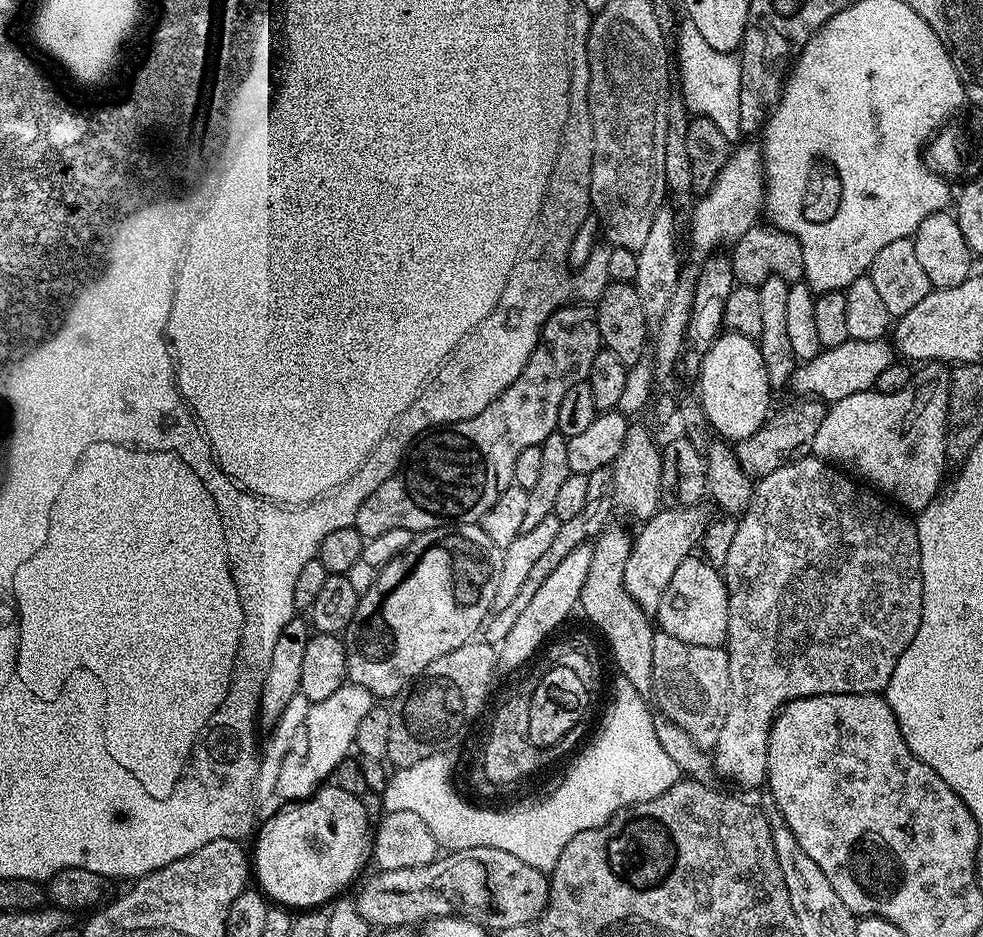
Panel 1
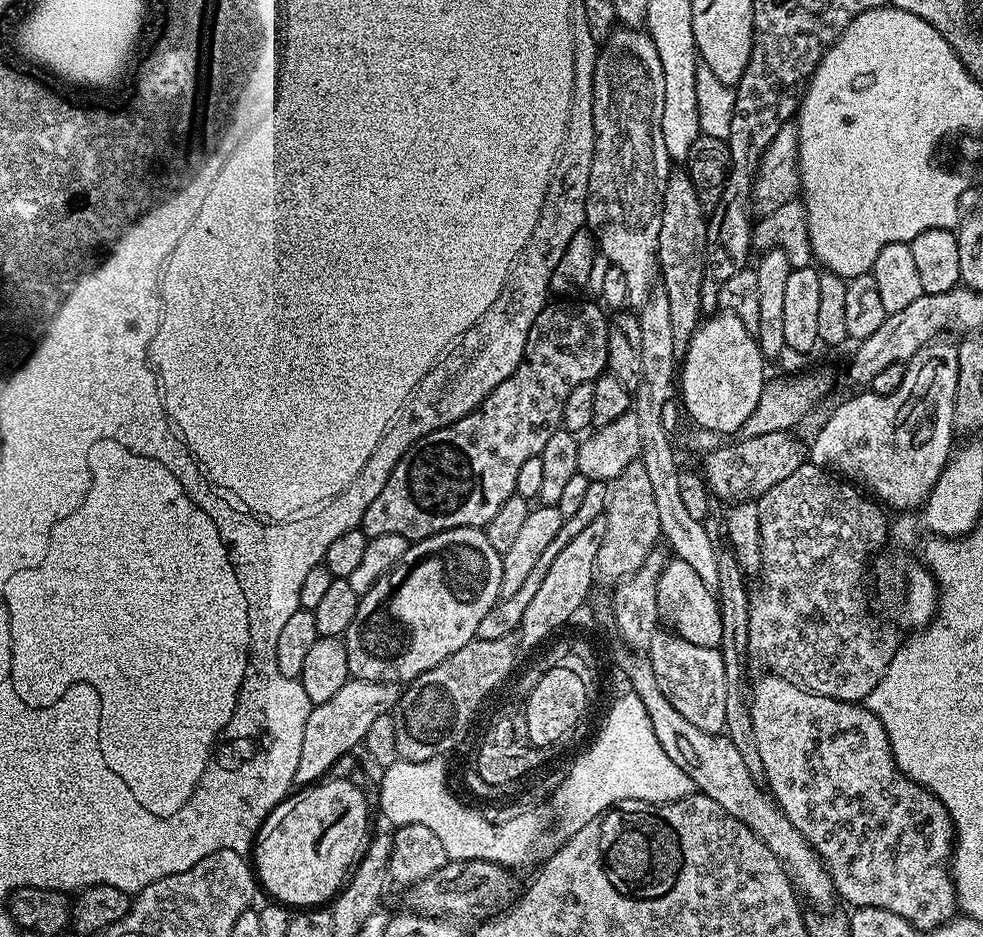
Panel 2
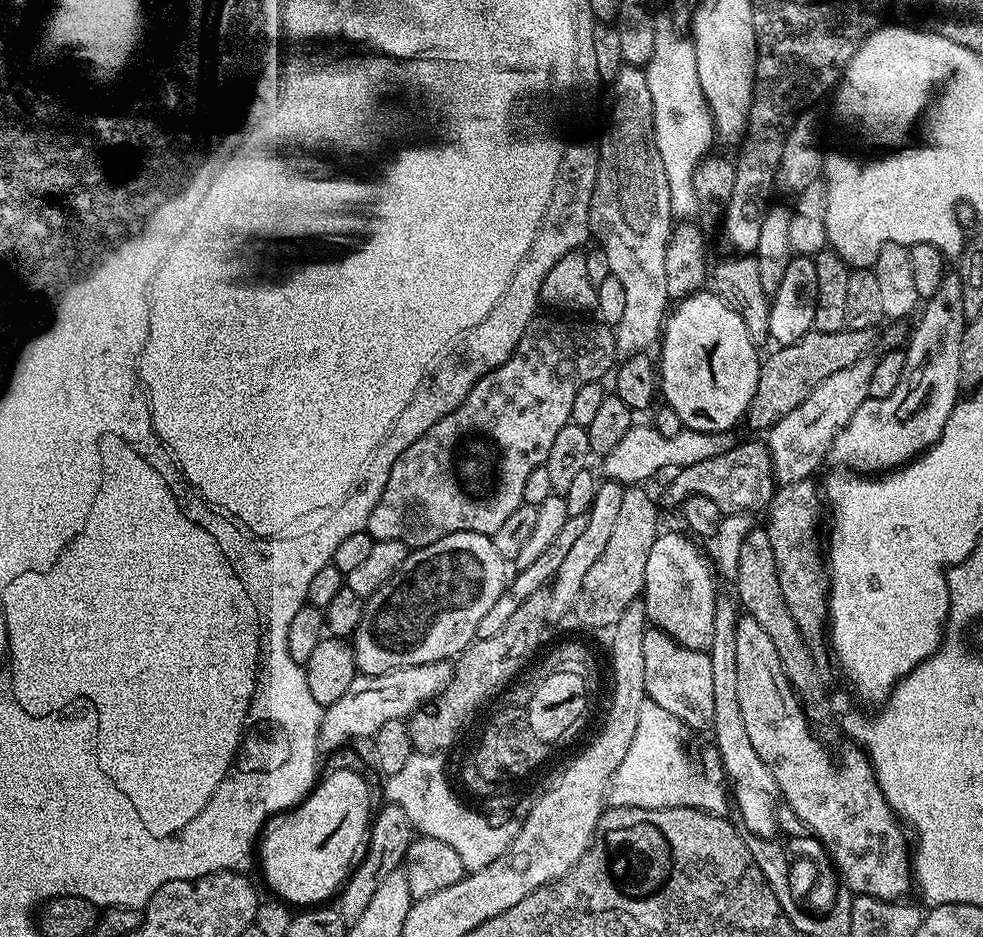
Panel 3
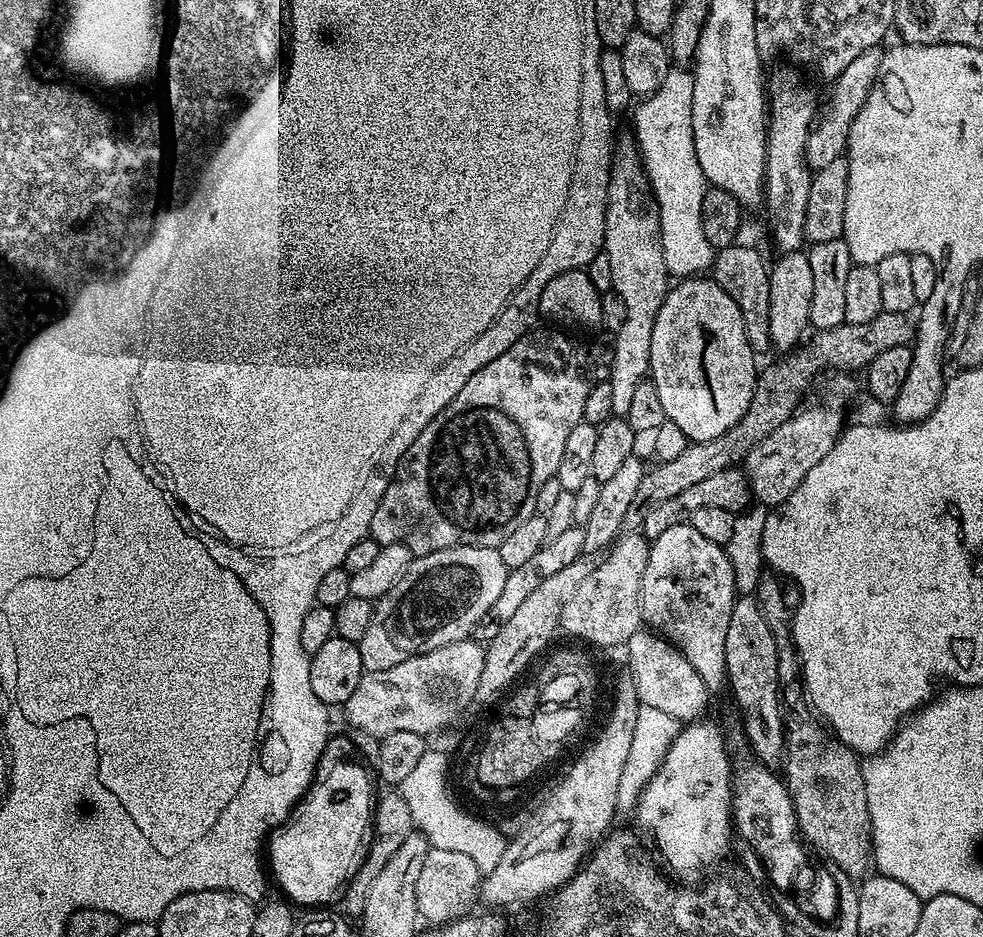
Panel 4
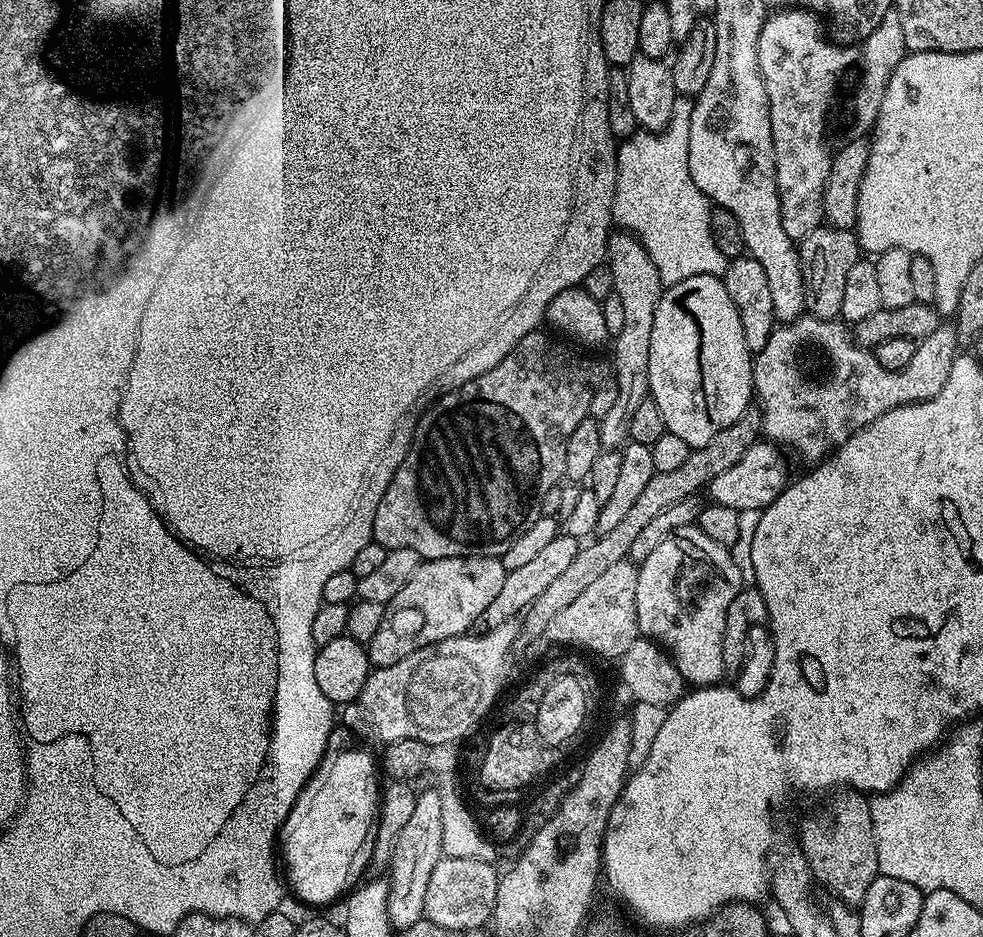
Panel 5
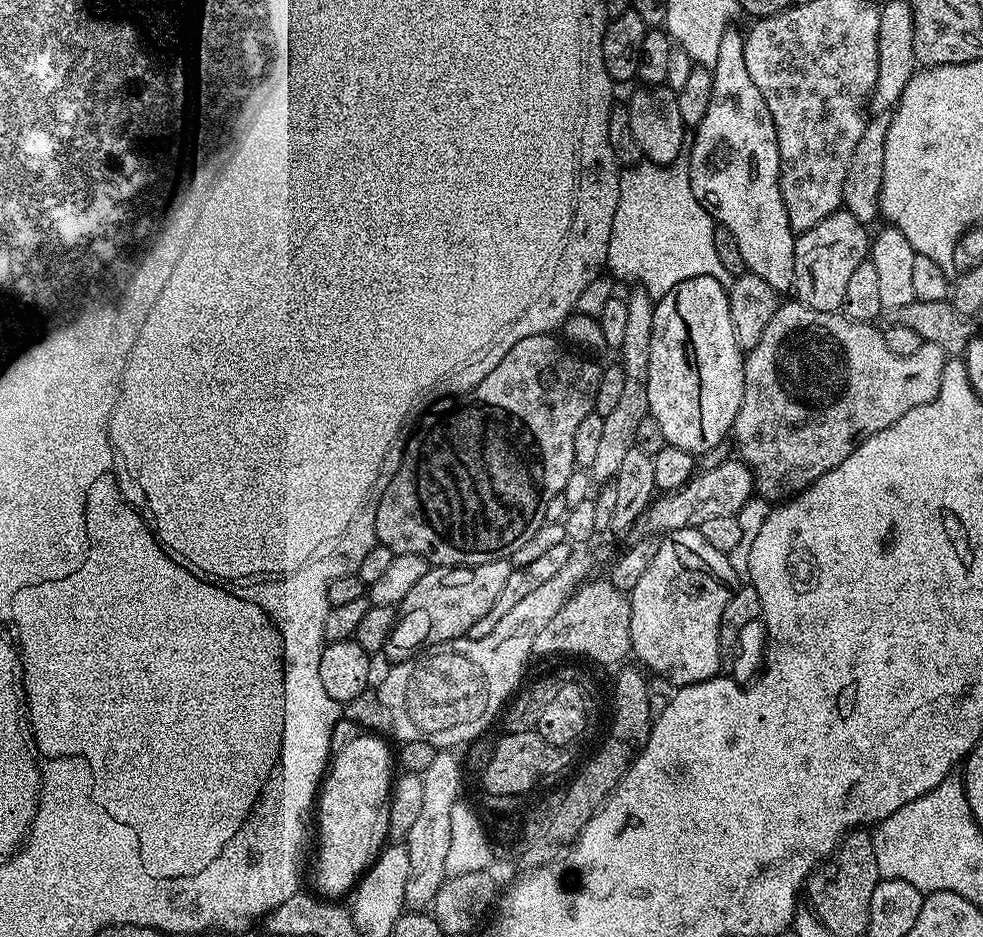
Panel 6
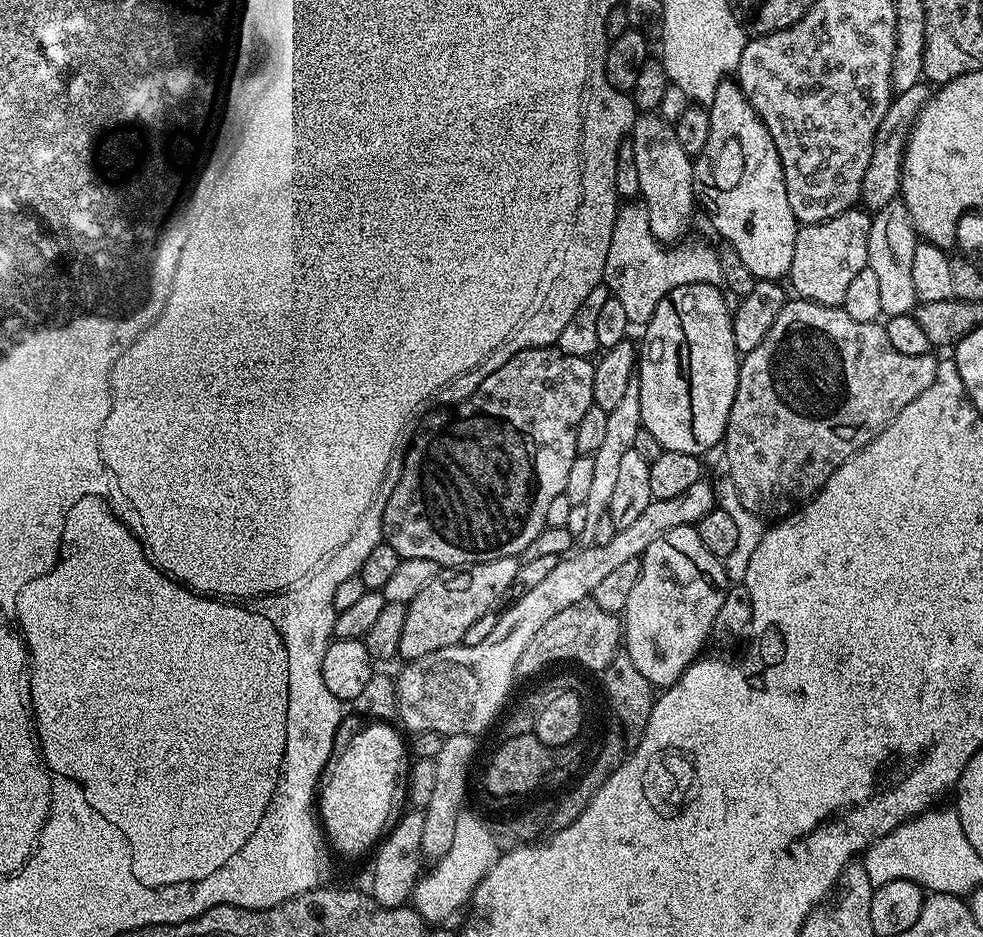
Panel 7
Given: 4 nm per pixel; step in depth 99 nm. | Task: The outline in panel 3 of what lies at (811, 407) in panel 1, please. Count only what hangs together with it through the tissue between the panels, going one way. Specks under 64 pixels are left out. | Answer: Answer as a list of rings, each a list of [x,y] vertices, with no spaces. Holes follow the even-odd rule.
[[[756,440],[749,444],[733,443],[726,454],[718,454],[718,458],[706,458],[706,462],[694,462],[694,466],[679,469],[673,476],[676,477],[669,482],[664,492],[666,503],[680,506],[686,498],[705,496],[725,514],[763,513],[778,491],[778,481],[772,475],[772,459],[767,443],[760,441],[759,444]]]

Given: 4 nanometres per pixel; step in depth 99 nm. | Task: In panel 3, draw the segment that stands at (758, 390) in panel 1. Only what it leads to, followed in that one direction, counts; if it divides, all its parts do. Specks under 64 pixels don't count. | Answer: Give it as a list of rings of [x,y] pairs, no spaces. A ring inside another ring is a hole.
[[[701,290],[679,301],[664,321],[659,348],[658,388],[663,403],[678,414],[683,427],[693,428],[695,432],[732,432],[735,424],[745,419],[758,386],[762,356],[756,353],[758,345],[750,342],[750,334],[746,334],[746,322],[742,322],[722,298],[710,290]]]

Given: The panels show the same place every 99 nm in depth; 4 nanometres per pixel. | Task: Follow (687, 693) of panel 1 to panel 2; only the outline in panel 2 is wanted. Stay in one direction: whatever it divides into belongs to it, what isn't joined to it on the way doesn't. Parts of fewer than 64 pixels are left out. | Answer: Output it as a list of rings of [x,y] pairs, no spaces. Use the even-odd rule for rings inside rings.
[[[658,630],[654,638],[650,638],[646,658],[652,663],[662,694],[670,698],[670,706],[674,706],[682,718],[694,722],[703,732],[720,734],[725,731],[726,668],[719,648],[694,646],[694,642],[686,642],[686,638],[671,631]]]

